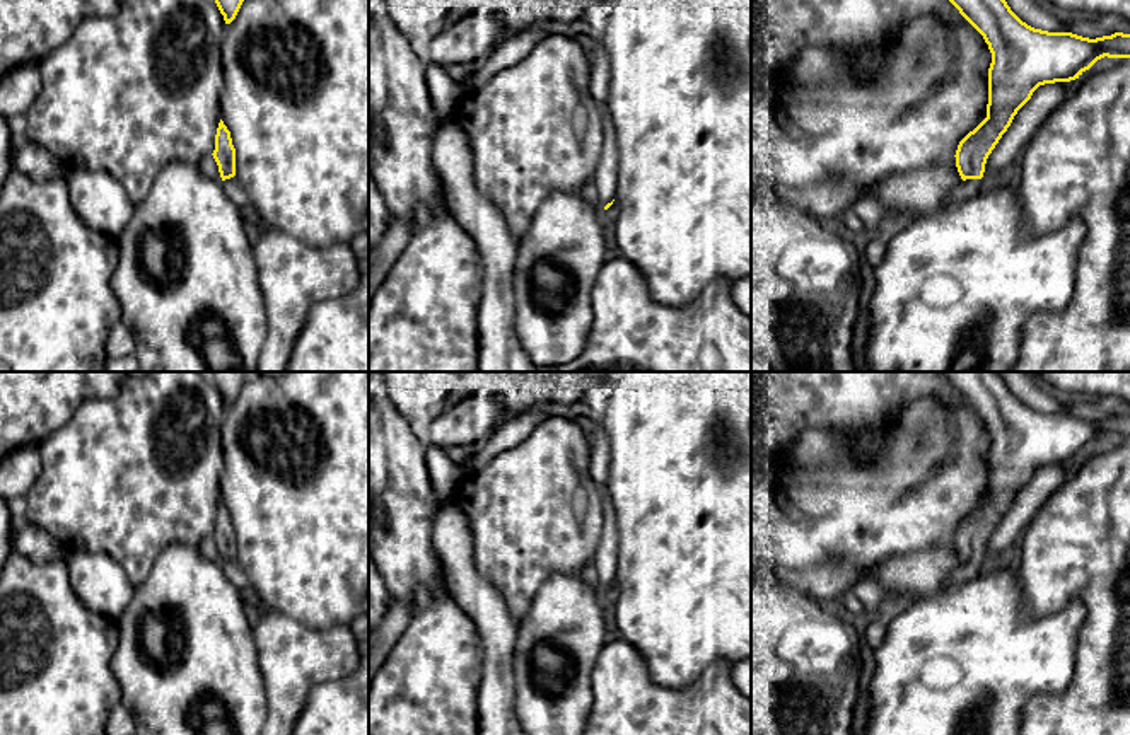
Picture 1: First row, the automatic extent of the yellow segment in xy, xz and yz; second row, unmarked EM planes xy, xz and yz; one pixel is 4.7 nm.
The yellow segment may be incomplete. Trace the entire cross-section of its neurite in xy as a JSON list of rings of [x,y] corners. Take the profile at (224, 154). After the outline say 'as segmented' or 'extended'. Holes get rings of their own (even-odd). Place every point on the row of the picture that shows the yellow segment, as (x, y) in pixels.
[[[220,119],[217,135],[215,135],[215,150],[213,159],[218,165],[218,172],[222,177],[222,188],[230,198],[230,201],[239,208],[248,229],[251,232],[258,232],[263,227],[259,215],[256,213],[254,206],[251,205],[249,196],[236,181],[236,148],[232,145],[230,131]]]; extended

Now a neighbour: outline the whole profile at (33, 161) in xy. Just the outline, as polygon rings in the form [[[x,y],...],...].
[[[36,143],[20,148],[14,167],[36,181],[63,177],[68,171],[55,155]]]

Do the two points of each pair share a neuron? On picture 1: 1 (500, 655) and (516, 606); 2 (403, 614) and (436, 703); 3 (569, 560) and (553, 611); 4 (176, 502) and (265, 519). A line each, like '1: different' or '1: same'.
1: different
2: different
3: different
4: different

